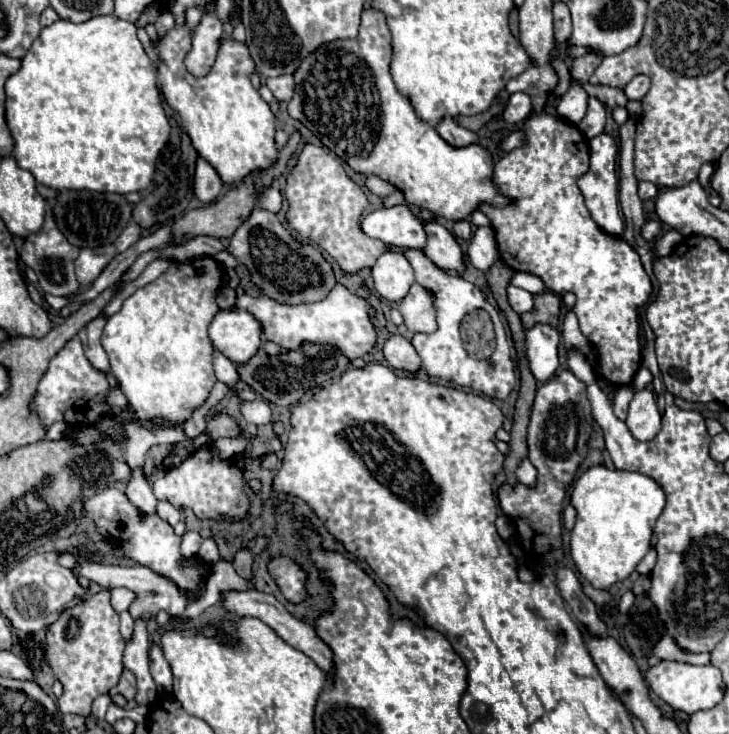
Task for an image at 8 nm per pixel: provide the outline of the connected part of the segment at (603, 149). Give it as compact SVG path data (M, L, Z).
M601 133L593 139L589 139L589 169L587 173L583 173L577 181L587 209L591 211L593 221L609 235L621 235L623 231L623 219L619 215L619 181L617 181L617 171L615 171L615 161L617 161L617 143L611 135Z

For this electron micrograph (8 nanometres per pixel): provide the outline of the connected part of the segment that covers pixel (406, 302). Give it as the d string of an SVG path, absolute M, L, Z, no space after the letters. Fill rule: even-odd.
M417 281L411 285L407 297L397 305L405 319L405 327L413 333L433 333L437 329L435 323L435 307L433 295L429 289L423 289Z

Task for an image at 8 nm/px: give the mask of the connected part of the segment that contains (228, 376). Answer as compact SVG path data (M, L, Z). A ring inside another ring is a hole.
M215 351L215 357L213 357L213 369L215 369L215 375L219 381L223 383L229 383L233 389L237 385L237 371L235 371L235 365L219 351Z

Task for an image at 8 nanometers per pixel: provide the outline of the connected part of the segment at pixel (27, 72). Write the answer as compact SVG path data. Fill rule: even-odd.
M99 15L99 17L91 17L85 23L73 23L67 19L59 19L53 25L45 27L41 31L41 35L33 41L31 49L25 53L25 57L21 59L21 69L11 75L5 83L5 121L7 127L11 131L11 137L15 141L13 147L13 157L17 161L17 165L21 169L27 169L33 173L33 177L51 187L51 189L89 189L89 191L107 191L107 193L131 193L131 191L141 191L145 189L155 173L155 161L159 157L159 151L163 149L163 145L169 139L169 121L167 115L163 111L161 99L159 99L159 91L157 91L157 75L155 69L137 37L137 27L129 21L121 21L113 15Z

